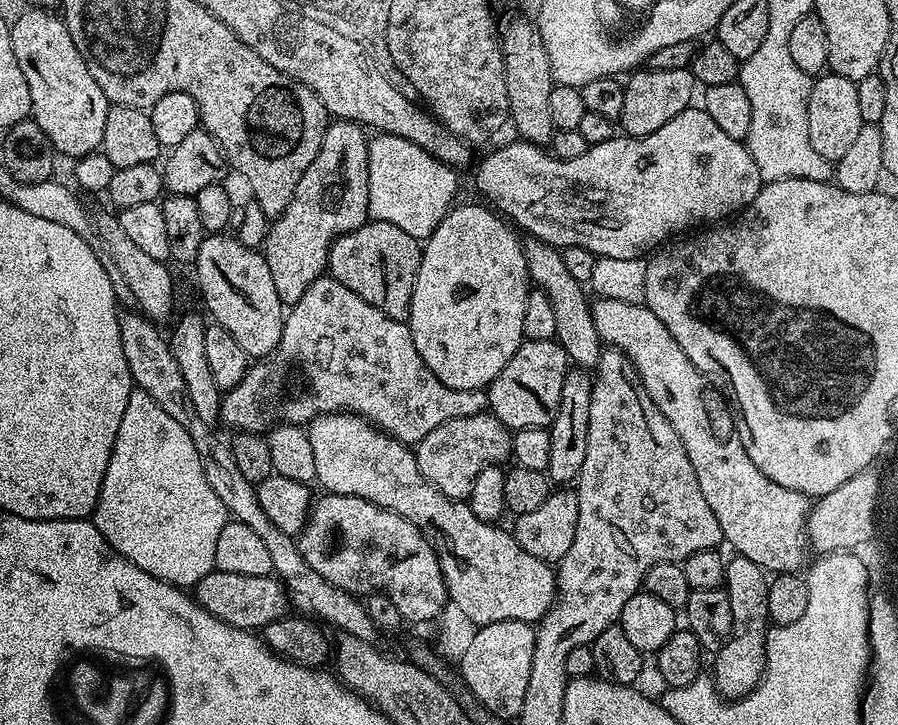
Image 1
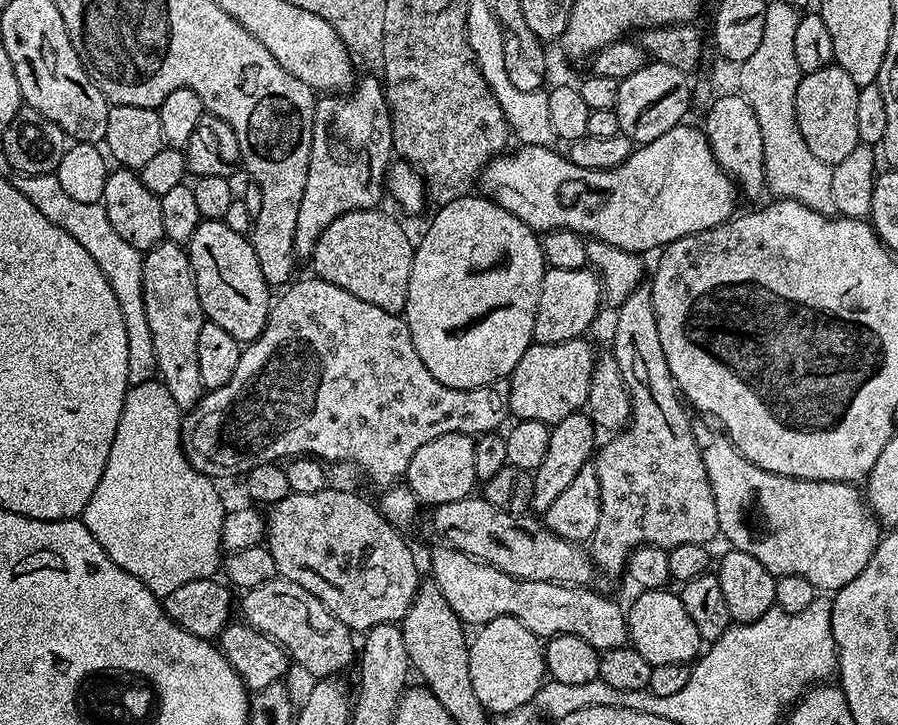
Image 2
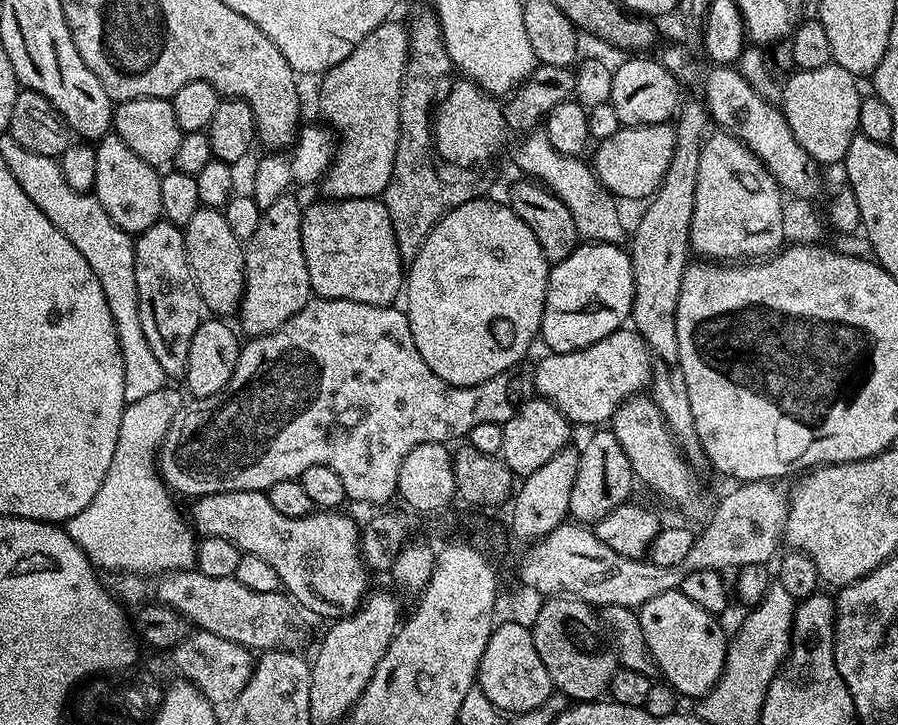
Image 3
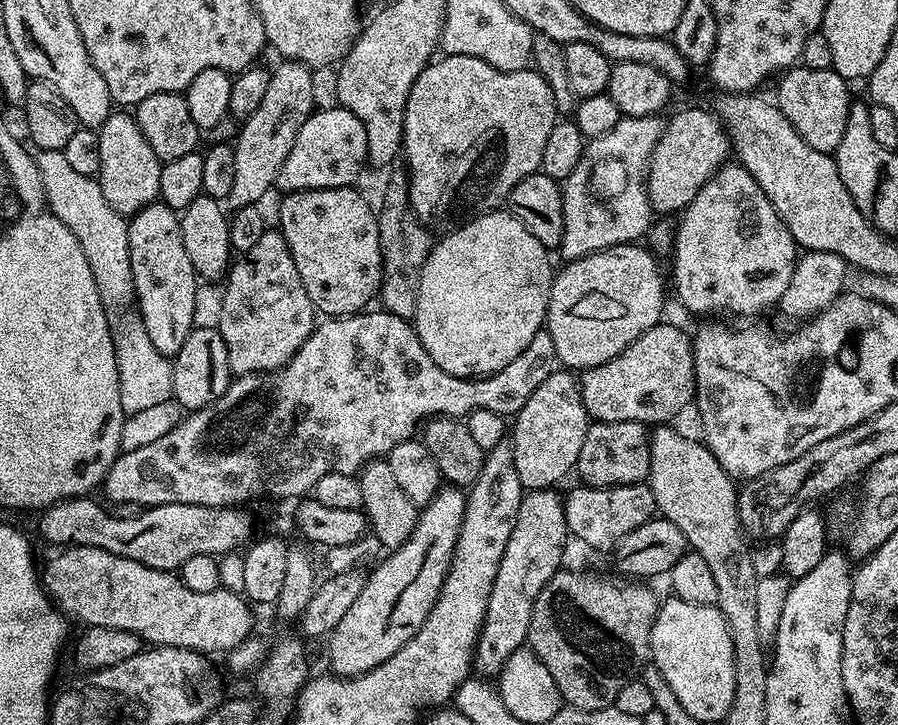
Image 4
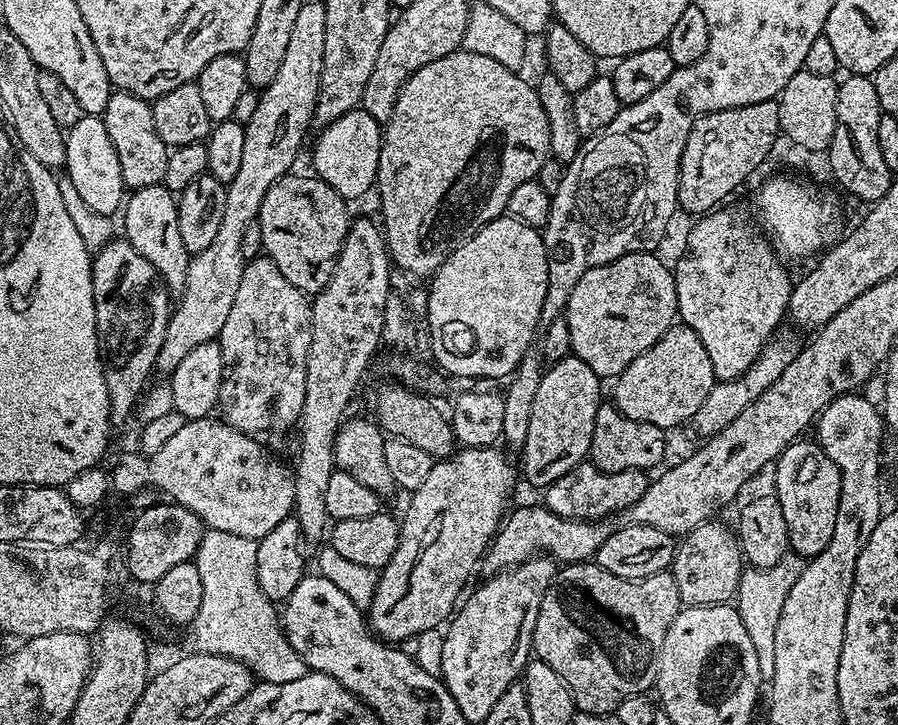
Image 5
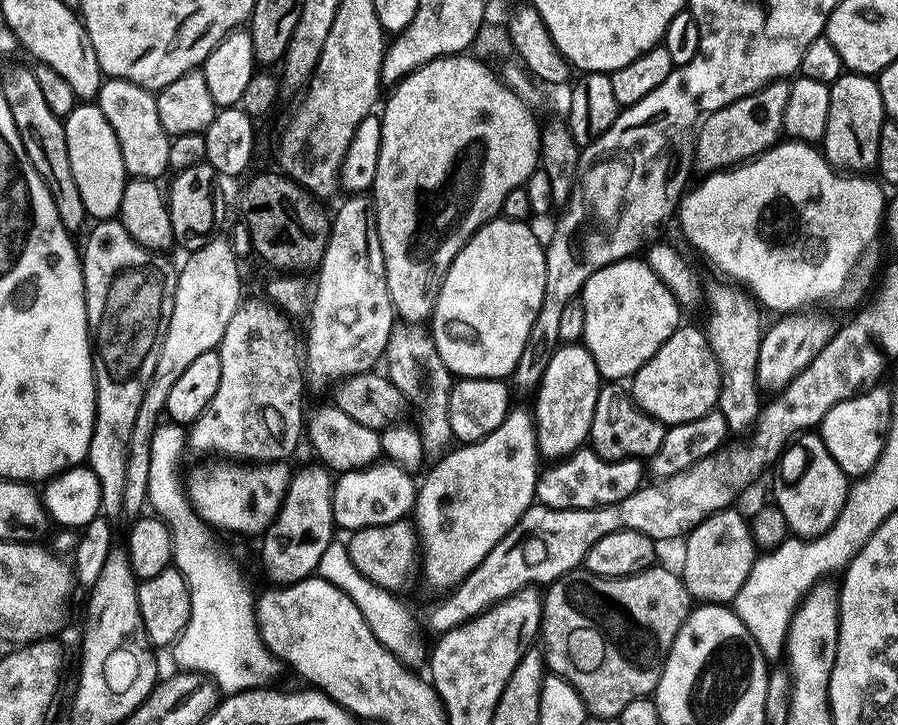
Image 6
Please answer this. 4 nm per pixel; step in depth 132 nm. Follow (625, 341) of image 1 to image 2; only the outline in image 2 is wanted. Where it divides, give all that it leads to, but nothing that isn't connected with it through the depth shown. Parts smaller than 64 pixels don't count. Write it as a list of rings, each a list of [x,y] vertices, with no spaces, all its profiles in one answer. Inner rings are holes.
[[[693,423],[692,433],[700,447],[702,462],[706,462],[706,478],[710,478],[710,490],[714,494],[714,506],[718,506],[719,535],[721,537],[725,536],[732,543],[729,545],[735,551],[745,552],[754,558],[758,558],[758,562],[762,562],[762,566],[766,566],[766,570],[770,570],[772,575],[777,578],[781,576],[806,578],[806,582],[810,582],[821,593],[828,592],[824,594],[834,594],[842,586],[854,582],[854,578],[858,578],[858,574],[862,574],[862,570],[866,570],[866,562],[870,562],[870,558],[882,539],[881,525],[876,517],[872,515],[872,510],[868,507],[861,489],[859,492],[856,489],[859,487],[855,483],[842,480],[803,480],[802,478],[783,476],[782,474],[774,474],[773,472],[762,470],[762,466],[754,466],[754,462],[750,462],[732,445],[732,441],[724,435],[723,431],[717,430],[711,423],[708,424]]]

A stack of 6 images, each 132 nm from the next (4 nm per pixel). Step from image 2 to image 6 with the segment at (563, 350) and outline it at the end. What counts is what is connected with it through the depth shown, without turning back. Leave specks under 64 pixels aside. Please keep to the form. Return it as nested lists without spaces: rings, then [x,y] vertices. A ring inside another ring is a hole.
[[[687,324],[676,328],[674,334],[662,342],[658,354],[630,378],[632,399],[644,412],[666,426],[694,422],[715,409],[720,403],[720,388],[724,384],[707,331]]]

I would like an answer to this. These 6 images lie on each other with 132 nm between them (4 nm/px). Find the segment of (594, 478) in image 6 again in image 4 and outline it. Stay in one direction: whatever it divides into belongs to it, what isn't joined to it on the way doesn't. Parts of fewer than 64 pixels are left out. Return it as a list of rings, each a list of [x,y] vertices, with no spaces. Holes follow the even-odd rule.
[[[581,483],[580,488],[572,488],[564,496],[566,510],[566,526],[573,537],[576,536],[588,548],[597,548],[604,552],[615,549],[630,530],[638,530],[647,520],[657,515],[654,494],[647,483],[627,484],[613,488],[592,488]]]

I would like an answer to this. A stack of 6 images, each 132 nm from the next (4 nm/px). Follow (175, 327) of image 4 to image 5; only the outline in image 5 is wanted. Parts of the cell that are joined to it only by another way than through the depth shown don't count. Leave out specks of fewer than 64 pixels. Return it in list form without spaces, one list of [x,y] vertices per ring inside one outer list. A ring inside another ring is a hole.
[[[163,183],[155,184],[154,186],[142,186],[135,189],[125,199],[122,205],[123,216],[123,239],[128,240],[130,246],[134,246],[134,250],[138,250],[138,254],[142,254],[142,258],[146,258],[146,262],[150,262],[150,266],[154,266],[154,270],[158,270],[158,274],[165,286],[168,287],[169,293],[179,294],[183,292],[186,286],[186,270],[188,269],[190,253],[186,250],[186,245],[182,243],[182,233],[178,230],[177,197]]]

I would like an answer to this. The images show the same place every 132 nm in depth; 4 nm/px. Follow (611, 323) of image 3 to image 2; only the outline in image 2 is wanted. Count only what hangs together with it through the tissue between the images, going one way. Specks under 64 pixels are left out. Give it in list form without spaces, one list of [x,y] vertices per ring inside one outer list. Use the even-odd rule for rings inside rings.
[[[591,267],[578,270],[548,268],[542,278],[542,290],[538,294],[538,314],[534,318],[533,341],[538,344],[557,344],[585,335],[584,331],[596,320],[602,305],[600,277]]]

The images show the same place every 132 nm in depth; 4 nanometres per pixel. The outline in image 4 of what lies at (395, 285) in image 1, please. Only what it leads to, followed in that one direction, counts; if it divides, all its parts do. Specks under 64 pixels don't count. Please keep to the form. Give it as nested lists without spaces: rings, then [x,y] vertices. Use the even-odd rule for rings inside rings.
[[[352,186],[289,192],[283,199],[278,231],[286,238],[290,254],[294,254],[294,266],[298,266],[302,286],[306,286],[306,294],[310,294],[312,307],[324,318],[354,316],[365,311],[371,305],[368,303],[377,299],[380,283],[384,281],[378,212],[368,206],[362,194]]]

